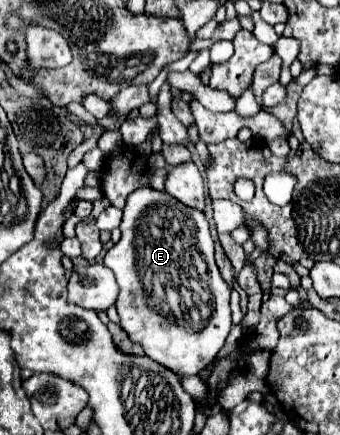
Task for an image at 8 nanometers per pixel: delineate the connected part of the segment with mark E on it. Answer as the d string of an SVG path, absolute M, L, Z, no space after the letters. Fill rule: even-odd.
M146 184L134 190L134 194L126 200L120 232L120 242L116 242L104 256L104 264L114 272L120 288L116 300L120 326L134 342L144 346L144 354L152 360L170 368L178 376L198 374L222 350L232 326L230 286L218 272L214 240L204 214L184 206L168 192L154 190ZM146 280L166 280L172 288L194 288L194 292L200 292L200 304L196 310L202 316L202 308L206 308L206 322L202 322L202 330L170 322L166 316L154 312L148 306Z

